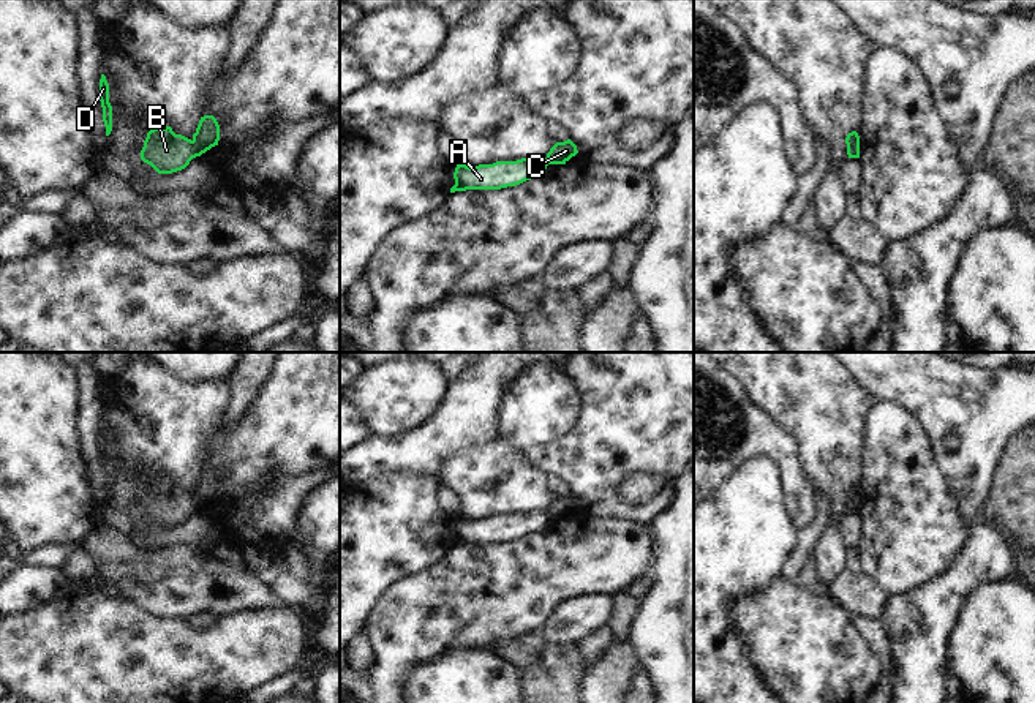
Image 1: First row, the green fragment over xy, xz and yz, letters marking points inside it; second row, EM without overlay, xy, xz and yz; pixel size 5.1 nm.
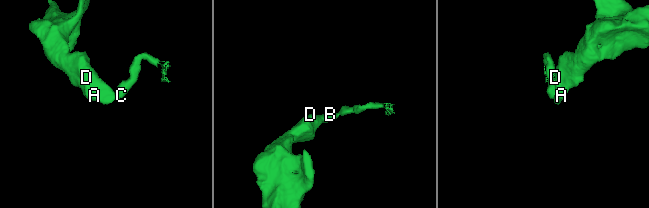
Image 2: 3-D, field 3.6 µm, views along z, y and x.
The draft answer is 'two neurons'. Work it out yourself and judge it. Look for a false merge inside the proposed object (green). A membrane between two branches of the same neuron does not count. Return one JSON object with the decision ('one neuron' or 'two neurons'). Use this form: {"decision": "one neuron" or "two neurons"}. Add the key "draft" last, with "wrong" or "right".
{"decision": "two neurons", "draft": "right"}

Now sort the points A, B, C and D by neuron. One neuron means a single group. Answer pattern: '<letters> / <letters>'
A B D / C

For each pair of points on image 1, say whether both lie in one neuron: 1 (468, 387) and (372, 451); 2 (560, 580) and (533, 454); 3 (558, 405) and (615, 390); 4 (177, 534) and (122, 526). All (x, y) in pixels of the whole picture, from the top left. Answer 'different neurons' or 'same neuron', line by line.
1: same neuron
2: different neurons
3: different neurons
4: same neuron

